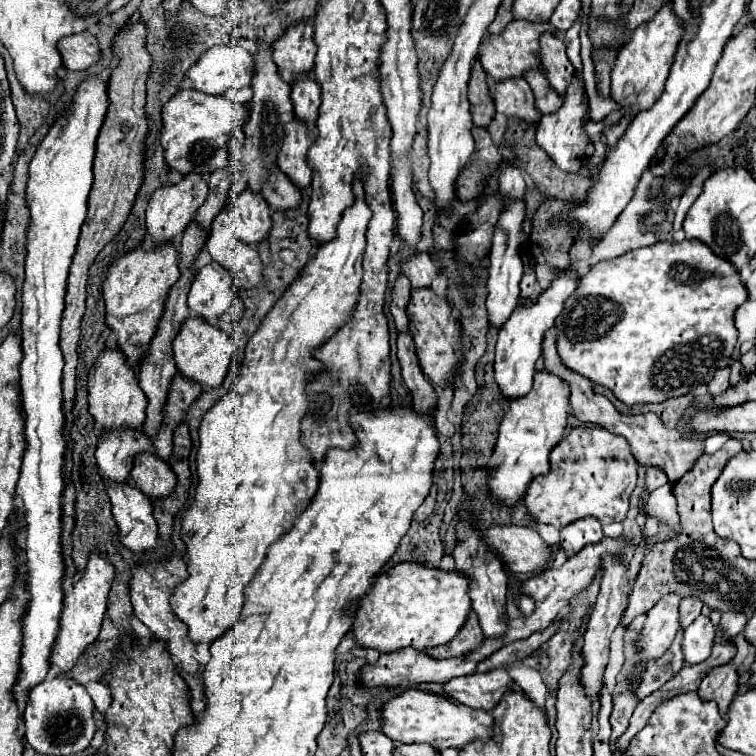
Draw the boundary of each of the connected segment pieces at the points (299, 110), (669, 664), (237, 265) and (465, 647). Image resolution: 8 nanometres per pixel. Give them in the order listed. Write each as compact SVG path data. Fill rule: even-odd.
M309 75L299 77L299 81L291 85L291 103L297 119L305 123L317 121L317 113L321 105L321 89L317 81L313 81Z
M683 631L677 633L675 641L671 643L671 647L667 649L667 653L651 663L647 667L647 673L643 673L643 679L641 679L641 685L637 689L637 697L643 701L645 697L649 697L653 691L657 691L663 683L667 683L673 675L677 675L683 667L683 653L681 653L681 637L683 637Z
M223 213L215 217L205 249L209 251L213 261L221 263L231 273L237 289L251 289L261 281L263 263L251 245L243 245L243 241L229 239L227 233L221 231L225 229L221 221L223 221Z
M471 611L463 629L455 635L455 641L449 641L447 645L441 645L441 647L427 649L427 655L435 657L435 659L461 657L461 655L467 655L471 649L475 649L481 641L483 641L483 633L481 633L481 627L479 627L477 613Z

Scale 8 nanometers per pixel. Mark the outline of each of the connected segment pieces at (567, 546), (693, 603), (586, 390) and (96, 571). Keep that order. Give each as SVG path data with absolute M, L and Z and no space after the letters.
M595 517L573 521L571 525L561 529L561 547L565 549L567 555L575 555L579 553L579 549L583 549L583 545L599 543L601 539L603 531L599 521L595 521Z
M685 597L681 599L681 605L679 605L679 629L685 629L687 625L691 625L697 615L701 613L701 607L703 603L699 599L693 599L693 597Z
M547 331L545 337L543 337L543 369L547 373L553 373L557 375L559 379L563 379L569 389L571 389L571 395L569 395L569 405L571 405L571 413L581 421L581 423L593 423L593 425L599 425L603 429L607 429L609 433L615 433L615 435L621 435L629 441L631 445L631 451L633 451L633 457L637 459L639 465L643 467L659 467L663 469L663 473L667 475L669 483L675 483L679 481L697 461L699 455L703 455L703 443L701 441L687 441L681 437L681 433L677 429L669 429L663 425L663 421L653 415L653 413L645 413L645 415L621 415L619 411L615 411L615 407L611 405L611 401L603 395L595 395L593 393L593 383L587 381L585 377L573 373L571 369L567 369L559 355L557 355L557 347L555 347L555 331Z
M89 553L81 579L73 583L71 591L63 599L59 637L55 639L55 645L51 649L51 661L49 661L49 665L57 667L59 673L67 673L69 669L73 669L73 665L85 653L85 649L99 637L101 619L107 609L107 597L113 579L115 579L115 567L107 561L107 557L103 557L103 553Z

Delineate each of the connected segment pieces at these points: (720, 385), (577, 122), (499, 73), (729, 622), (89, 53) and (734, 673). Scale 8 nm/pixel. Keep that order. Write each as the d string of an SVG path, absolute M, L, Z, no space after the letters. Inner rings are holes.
M730 365L717 371L713 379L708 383L708 392L712 396L722 394L730 387Z
M573 75L565 95L563 95L563 105L559 111L543 115L541 121L537 123L537 145L547 151L547 155L555 161L555 165L559 165L561 171L567 173L579 173L583 159L585 159L585 147L589 143L589 137L585 133L585 123L589 121L589 105L587 105L587 91L581 79L577 79L577 75Z
M513 19L505 27L503 33L485 37L485 41L479 45L477 59L479 59L481 67L485 69L485 73L489 77L493 77L495 81L521 77L525 71L541 67L541 61L539 61L539 35L545 33L545 31L551 31L553 35L557 35L555 27L551 27L549 23L531 23L531 21L525 21L525 19Z
M725 613L719 621L719 629L724 639L733 639L744 630L746 623L747 617L743 613Z
M89 31L63 37L59 41L59 53L63 57L63 67L65 69L83 71L99 59L97 39Z
M731 661L725 665L713 667L699 683L697 693L703 699L715 701L719 705L719 713L725 715L733 695L737 693L737 687L739 687L737 681L739 681L739 667Z

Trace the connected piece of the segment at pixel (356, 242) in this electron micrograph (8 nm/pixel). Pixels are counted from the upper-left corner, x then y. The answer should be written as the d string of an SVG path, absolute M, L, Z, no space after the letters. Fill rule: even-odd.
M355 185L353 189L357 199L349 209L345 209L337 227L337 237L315 251L303 273L267 313L257 333L247 343L241 373L233 391L229 391L215 407L211 407L201 421L197 489L191 507L185 509L181 519L181 539L187 545L185 561L189 577L179 583L169 597L173 615L187 625L189 639L195 643L215 641L237 623L245 603L243 589L263 563L267 547L287 529L291 529L295 517L303 511L303 505L299 505L299 499L295 497L295 485L305 483L309 487L305 501L313 499L315 491L311 491L311 487L315 487L319 471L309 449L301 442L299 421L309 407L305 385L311 381L311 377L315 377L317 367L321 367L315 359L311 359L311 349L325 343L331 335L337 333L339 327L349 321L359 295L365 231L371 219L371 209L363 199L363 185Z

